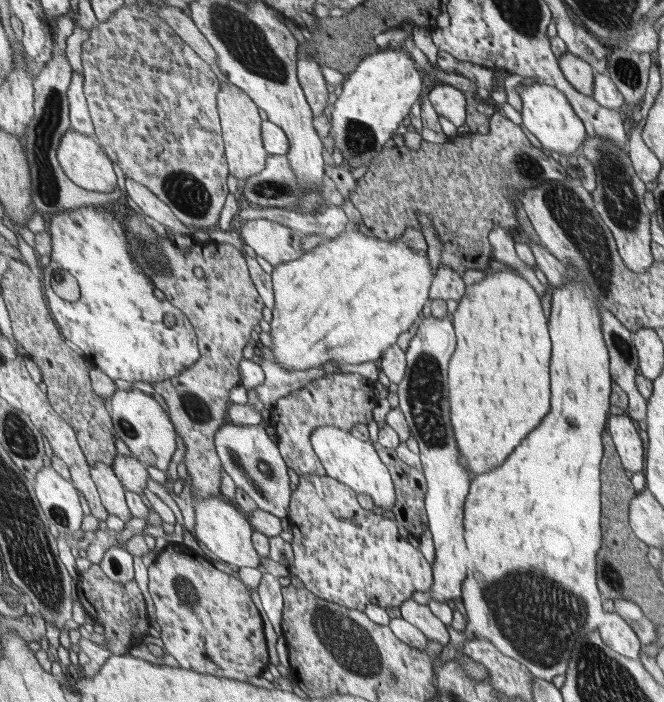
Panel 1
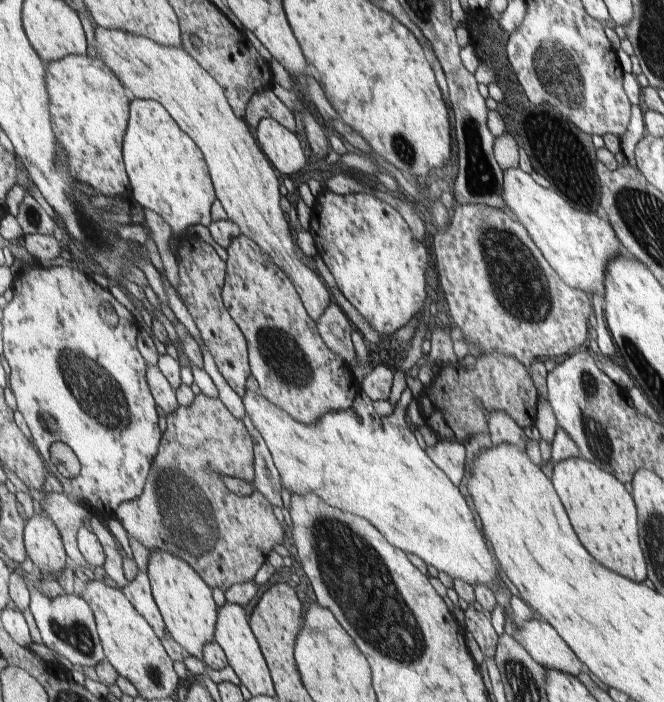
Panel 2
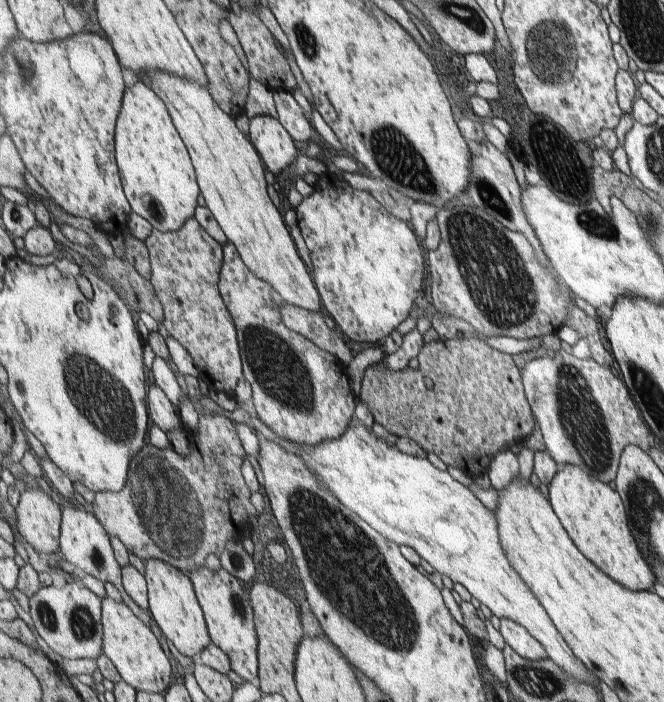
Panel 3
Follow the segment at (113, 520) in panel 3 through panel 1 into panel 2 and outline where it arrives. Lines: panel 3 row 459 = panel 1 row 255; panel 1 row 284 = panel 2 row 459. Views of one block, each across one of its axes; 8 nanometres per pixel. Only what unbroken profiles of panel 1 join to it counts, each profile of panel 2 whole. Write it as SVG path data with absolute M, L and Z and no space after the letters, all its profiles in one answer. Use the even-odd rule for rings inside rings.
M203 392L195 397L191 406L179 406L165 417L167 428L145 491L138 499L123 503L116 518L126 532L149 551L169 551L186 560L211 588L219 588L224 593L236 584L253 581L275 546L283 544L285 530L275 516L274 504L259 489L255 488L250 495L241 498L231 492L231 478L241 478L254 487L254 440L247 425L237 420L220 399Z

